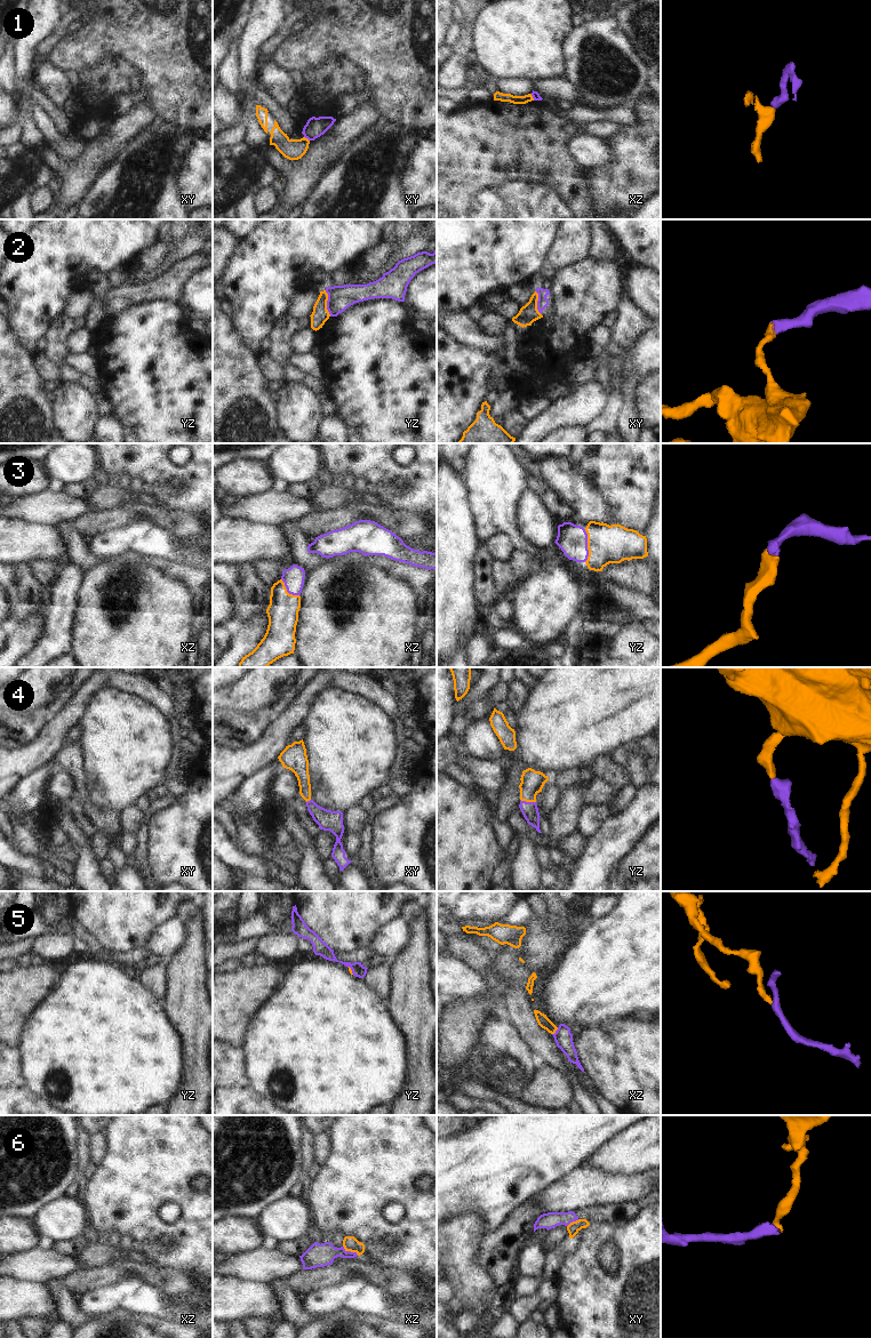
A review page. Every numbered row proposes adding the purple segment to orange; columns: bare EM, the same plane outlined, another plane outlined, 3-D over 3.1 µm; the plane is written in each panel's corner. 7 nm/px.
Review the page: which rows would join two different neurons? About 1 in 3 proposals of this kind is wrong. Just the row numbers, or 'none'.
1, 2, 6

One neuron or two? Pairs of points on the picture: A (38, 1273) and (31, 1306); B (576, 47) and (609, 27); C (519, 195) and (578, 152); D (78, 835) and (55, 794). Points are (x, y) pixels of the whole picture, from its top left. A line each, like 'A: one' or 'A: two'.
A: two
B: one
C: two
D: two

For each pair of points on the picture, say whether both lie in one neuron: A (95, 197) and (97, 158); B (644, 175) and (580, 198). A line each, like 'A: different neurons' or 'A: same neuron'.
A: different neurons
B: different neurons

